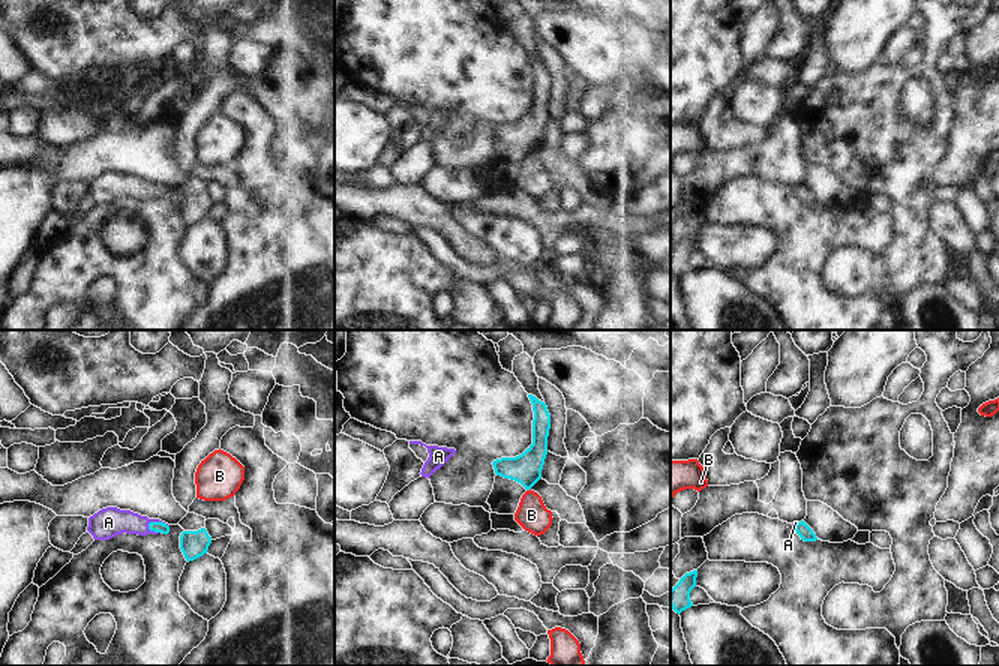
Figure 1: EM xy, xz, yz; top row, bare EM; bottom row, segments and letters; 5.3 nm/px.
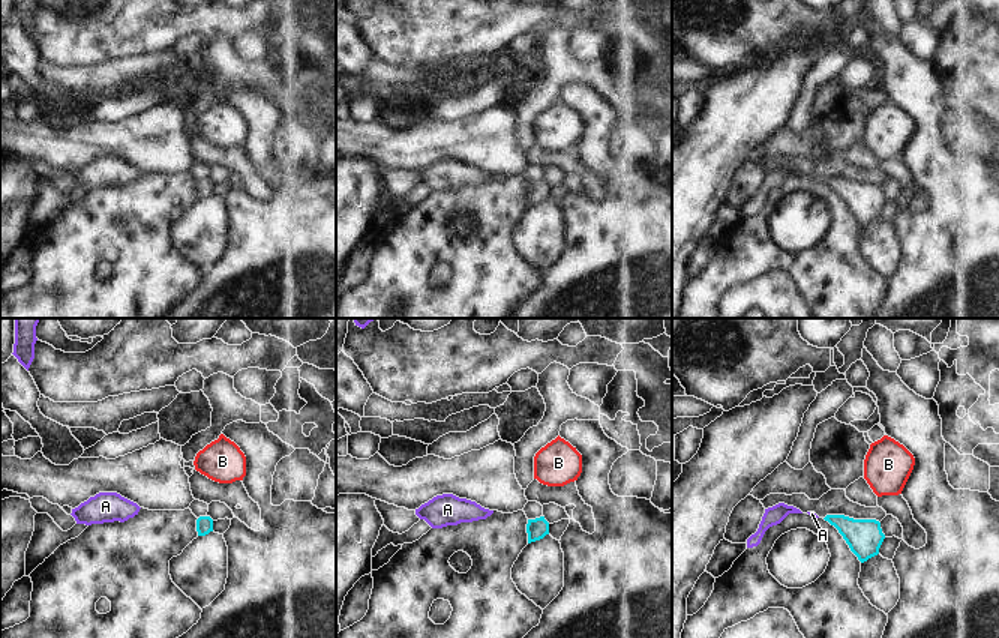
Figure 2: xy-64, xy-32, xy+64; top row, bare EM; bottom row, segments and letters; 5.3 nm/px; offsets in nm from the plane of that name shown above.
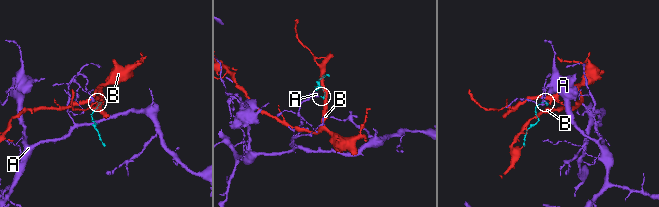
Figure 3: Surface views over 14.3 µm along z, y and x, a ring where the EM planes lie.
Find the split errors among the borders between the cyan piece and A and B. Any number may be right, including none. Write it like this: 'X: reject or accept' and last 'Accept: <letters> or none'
A: accept
B: reject
Accept: A

